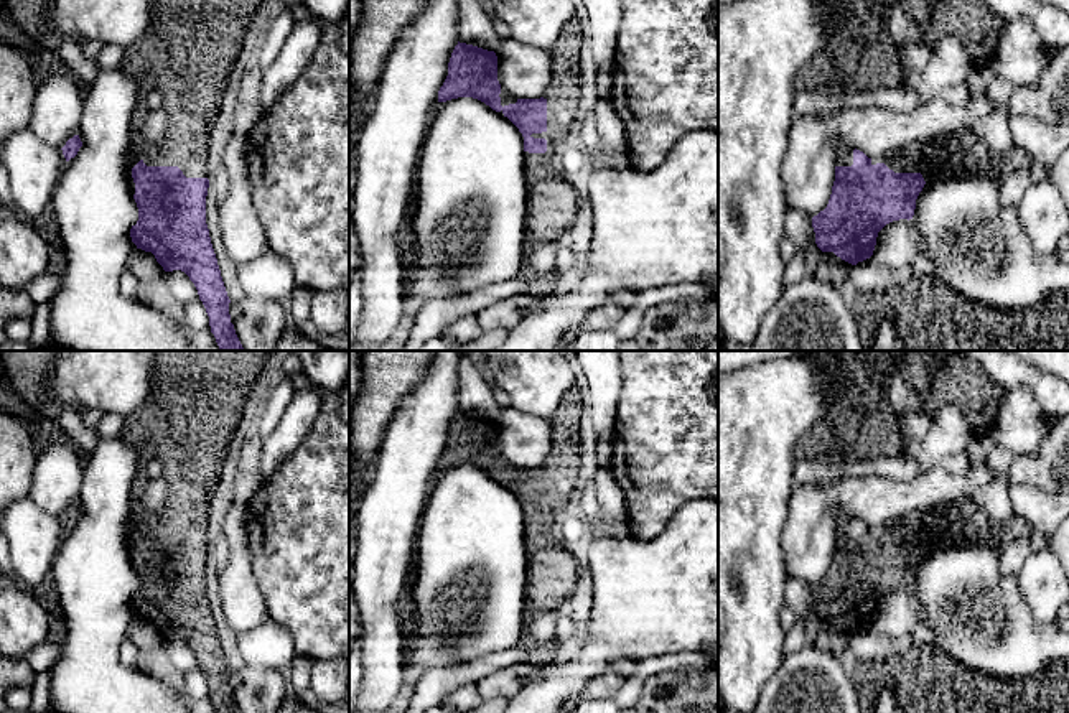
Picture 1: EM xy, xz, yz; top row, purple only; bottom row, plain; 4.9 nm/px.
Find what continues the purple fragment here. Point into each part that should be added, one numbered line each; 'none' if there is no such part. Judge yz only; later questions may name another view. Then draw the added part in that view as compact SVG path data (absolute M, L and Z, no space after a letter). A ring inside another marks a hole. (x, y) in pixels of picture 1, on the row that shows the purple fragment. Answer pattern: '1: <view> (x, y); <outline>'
1: yz (906, 160); M911 143L901 147L896 153L888 155L885 160L871 160L871 165L885 163L894 173L919 173L921 145Z

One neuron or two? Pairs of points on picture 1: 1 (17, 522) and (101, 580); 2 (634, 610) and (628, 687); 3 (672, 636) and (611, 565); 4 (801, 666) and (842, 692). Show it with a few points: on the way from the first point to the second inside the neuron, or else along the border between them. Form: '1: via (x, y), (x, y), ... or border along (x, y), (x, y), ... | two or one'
1: border along (66, 531), (50, 572) | two
2: border along (674, 652), (636, 661) | two
3: via (664, 618), (630, 583) | one
4: via (811, 675), (827, 692), (832, 692) | one

